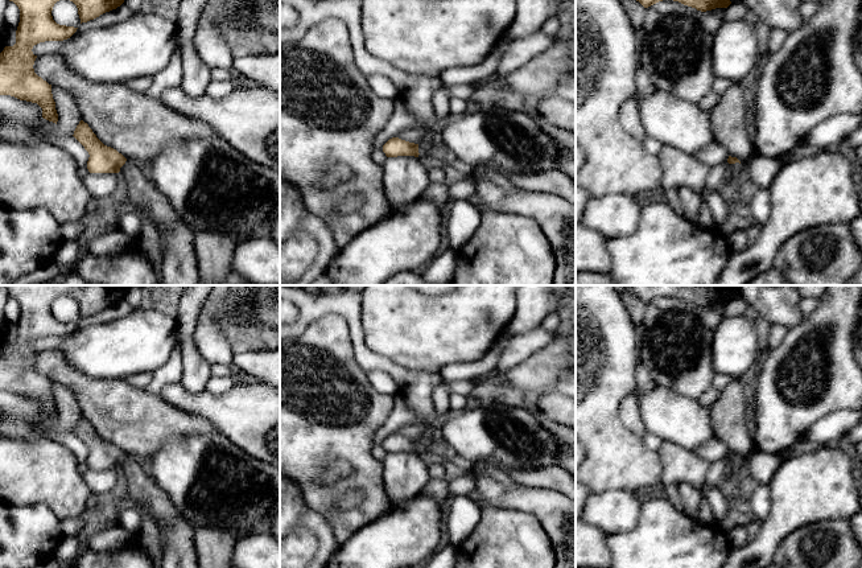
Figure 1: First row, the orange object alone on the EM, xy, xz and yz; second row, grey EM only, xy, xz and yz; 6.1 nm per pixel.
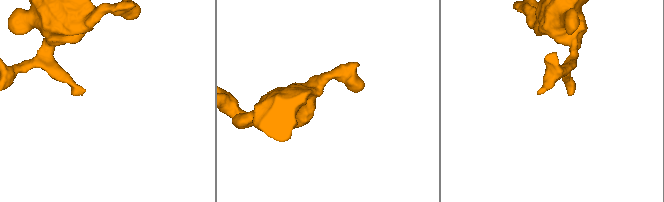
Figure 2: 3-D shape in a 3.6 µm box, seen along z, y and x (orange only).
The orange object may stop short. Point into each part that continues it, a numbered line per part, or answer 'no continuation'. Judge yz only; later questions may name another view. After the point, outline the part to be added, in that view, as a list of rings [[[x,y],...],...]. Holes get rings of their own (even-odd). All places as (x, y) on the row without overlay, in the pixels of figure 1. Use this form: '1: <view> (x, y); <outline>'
1: yz (734, 465); [[[739,458],[729,460],[727,476],[730,478],[733,478],[738,473],[739,469],[741,469],[741,460]]]

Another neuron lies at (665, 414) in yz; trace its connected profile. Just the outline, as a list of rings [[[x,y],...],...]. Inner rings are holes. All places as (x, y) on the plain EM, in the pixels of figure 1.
[[[655,384],[651,391],[636,387],[632,395],[638,399],[642,420],[651,432],[663,440],[672,441],[688,450],[694,450],[714,437],[710,421],[710,408],[700,406],[697,400],[679,395],[676,391]]]

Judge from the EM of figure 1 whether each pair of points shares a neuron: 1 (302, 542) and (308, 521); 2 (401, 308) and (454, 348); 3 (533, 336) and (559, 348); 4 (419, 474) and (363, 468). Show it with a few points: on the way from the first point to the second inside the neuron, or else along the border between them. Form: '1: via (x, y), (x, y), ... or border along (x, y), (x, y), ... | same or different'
1: border along (296, 525), (304, 525), (314, 534), (314, 554) | different
2: via (415, 321), (425, 332), (438, 332), (441, 334) | same
3: border along (560, 332), (552, 341), (523, 359) | different
4: border along (382, 464), (383, 488), (390, 501) | different

